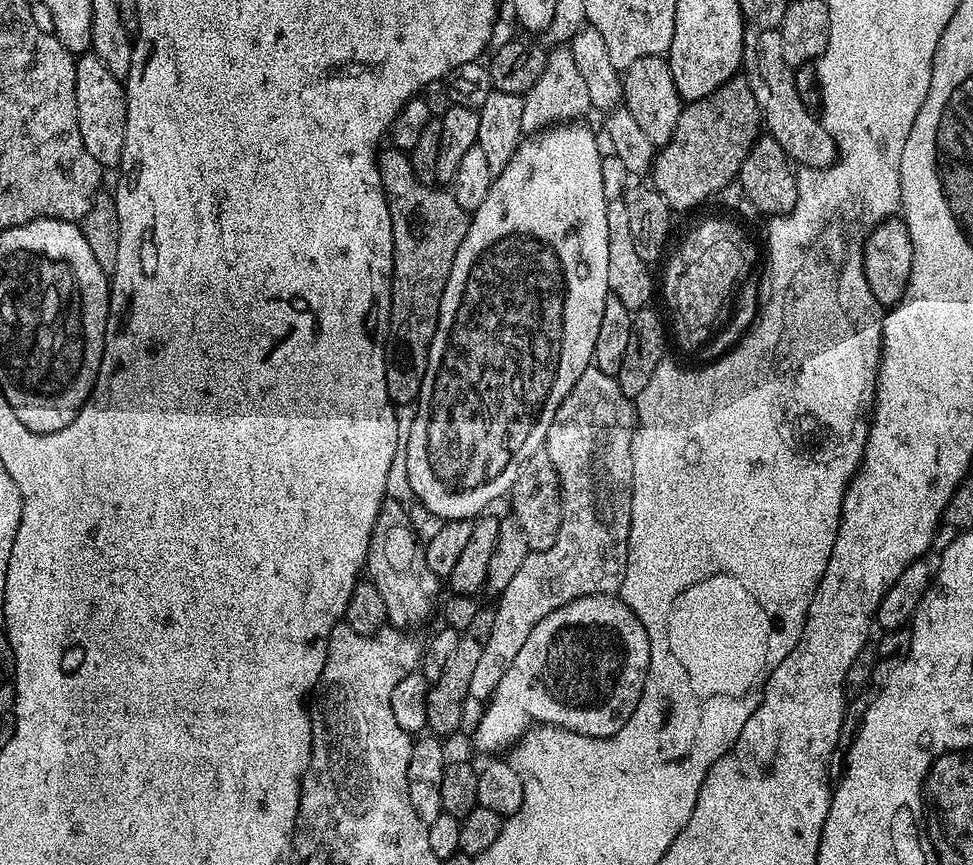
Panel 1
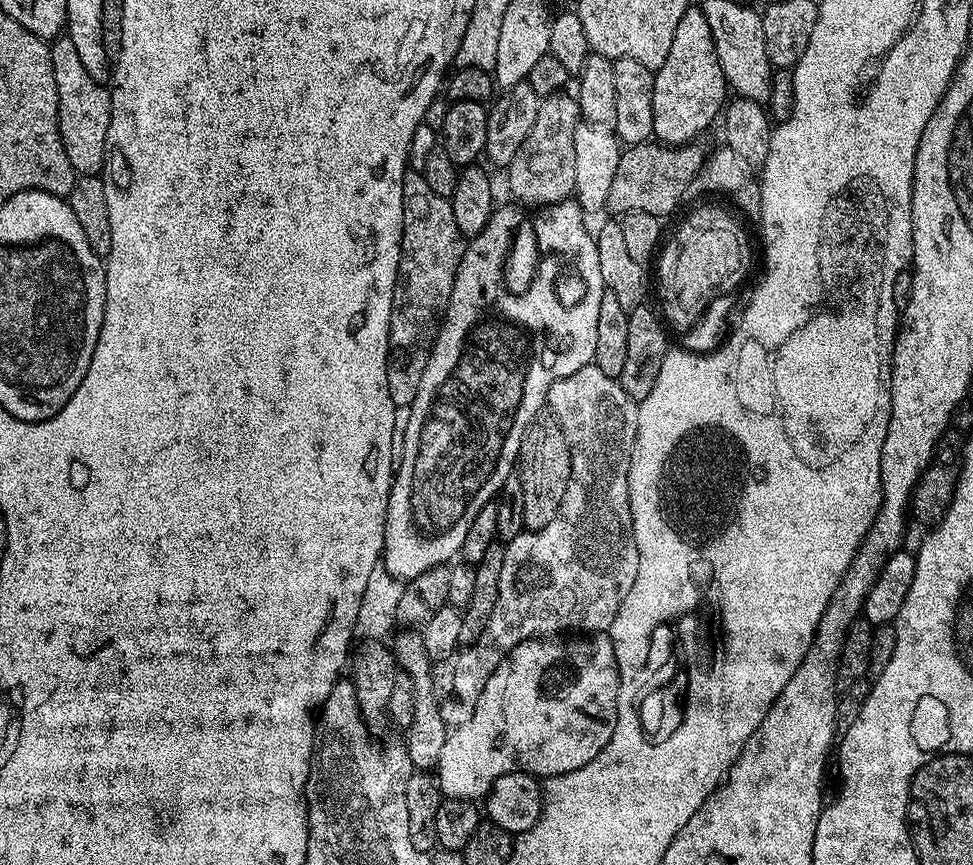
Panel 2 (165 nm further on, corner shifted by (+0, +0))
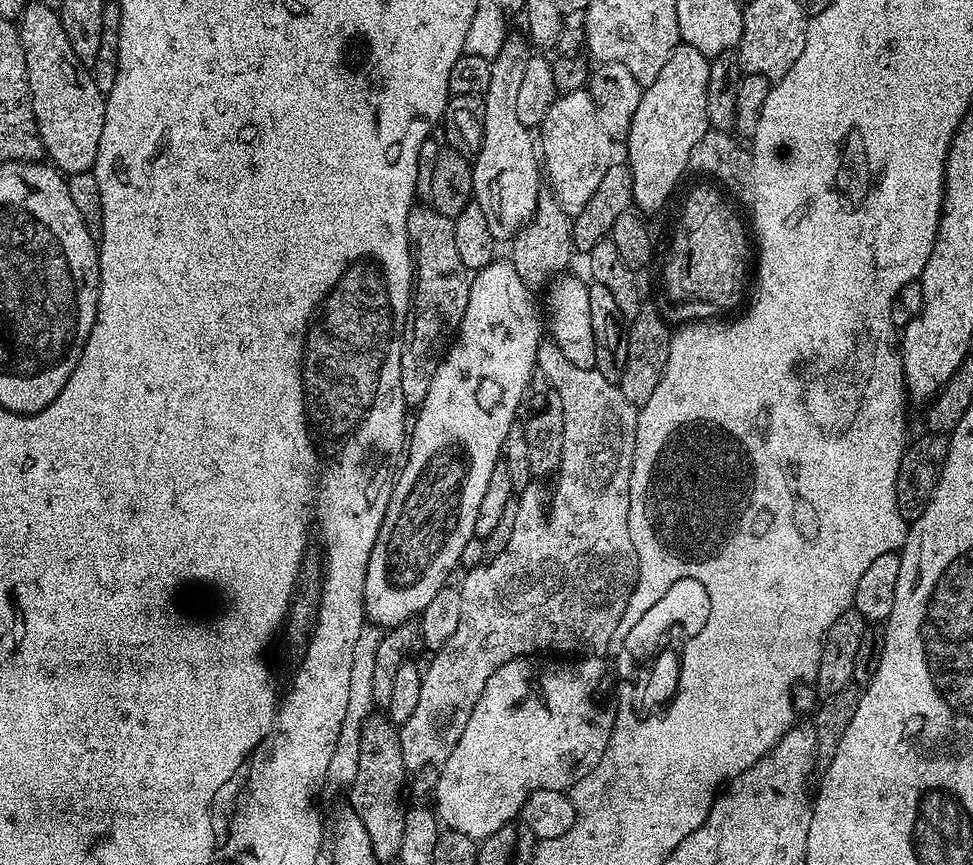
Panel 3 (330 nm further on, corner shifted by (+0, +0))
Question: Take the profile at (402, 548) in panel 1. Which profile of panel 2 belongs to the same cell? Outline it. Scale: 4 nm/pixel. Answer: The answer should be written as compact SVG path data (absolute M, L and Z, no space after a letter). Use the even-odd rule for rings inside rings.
M404 630L400 633L402 634L392 644L397 667L410 674L411 681L414 682L414 715L410 726L405 729L404 745L415 769L430 770L440 760L442 747L445 745L450 730L440 714L440 697L438 698L432 674L434 662L426 654L423 635L416 630Z

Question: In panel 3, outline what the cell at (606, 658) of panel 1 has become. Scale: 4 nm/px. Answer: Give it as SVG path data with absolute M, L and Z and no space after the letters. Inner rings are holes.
M585 656L583 658L569 659L569 664L559 664L556 658L521 658L506 662L506 666L498 666L494 674L486 682L486 690L482 690L482 698L478 698L478 706L474 706L474 714L470 714L470 722L466 722L466 730L462 730L462 738L458 738L458 746L454 746L452 753L444 759L442 767L439 769L436 789L434 791L434 811L441 821L451 831L466 834L474 841L482 841L494 830L502 830L502 826L513 823L523 813L524 803L529 792L536 792L539 788L558 788L561 790L571 790L606 754L606 746L612 737L612 727L616 721L616 713L611 707L603 708L596 701L596 691L600 688L600 683L604 680L604 664L600 656Z

